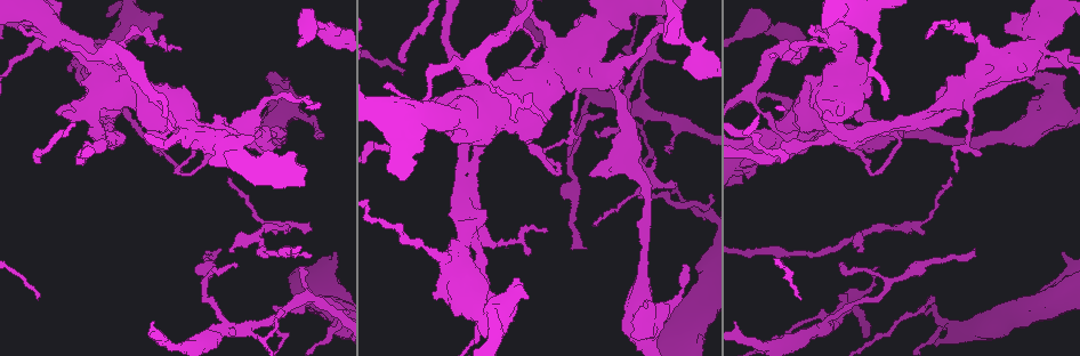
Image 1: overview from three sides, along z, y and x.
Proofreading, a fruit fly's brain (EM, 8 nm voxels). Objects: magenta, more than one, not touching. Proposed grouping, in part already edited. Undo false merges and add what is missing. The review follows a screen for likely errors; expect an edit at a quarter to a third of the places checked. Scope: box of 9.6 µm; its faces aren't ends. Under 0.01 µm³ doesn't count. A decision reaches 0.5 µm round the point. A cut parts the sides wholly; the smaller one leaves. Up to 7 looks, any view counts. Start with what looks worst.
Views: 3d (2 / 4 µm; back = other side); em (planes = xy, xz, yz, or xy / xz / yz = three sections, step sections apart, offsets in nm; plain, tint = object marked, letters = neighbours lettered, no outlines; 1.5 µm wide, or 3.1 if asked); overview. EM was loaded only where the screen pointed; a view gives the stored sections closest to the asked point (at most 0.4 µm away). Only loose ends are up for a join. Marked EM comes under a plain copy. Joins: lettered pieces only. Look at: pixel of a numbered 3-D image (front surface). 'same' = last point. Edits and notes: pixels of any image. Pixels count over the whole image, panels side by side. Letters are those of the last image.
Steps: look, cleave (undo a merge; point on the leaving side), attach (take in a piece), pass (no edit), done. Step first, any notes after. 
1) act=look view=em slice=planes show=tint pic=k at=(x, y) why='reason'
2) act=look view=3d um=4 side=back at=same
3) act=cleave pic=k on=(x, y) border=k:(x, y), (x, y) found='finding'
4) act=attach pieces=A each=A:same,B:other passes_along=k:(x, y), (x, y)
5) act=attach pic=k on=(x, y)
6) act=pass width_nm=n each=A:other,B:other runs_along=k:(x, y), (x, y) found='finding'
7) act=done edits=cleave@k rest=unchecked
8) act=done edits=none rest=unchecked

act=look view=3d um=2 pic=1 at=(148, 17)

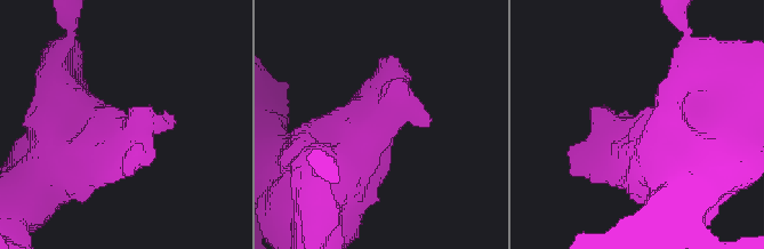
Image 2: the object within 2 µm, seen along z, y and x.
act=look view=em slice=planes show=tint pic=2 at=(384, 126) why='now the EM'

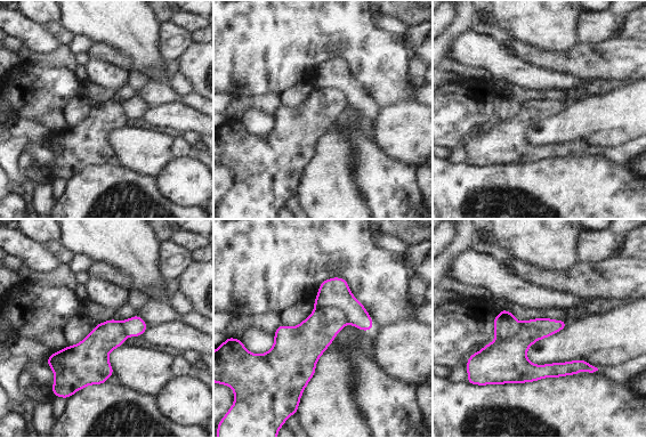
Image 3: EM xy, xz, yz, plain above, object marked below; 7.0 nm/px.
act=look view=em slice=planes show=letters at=same

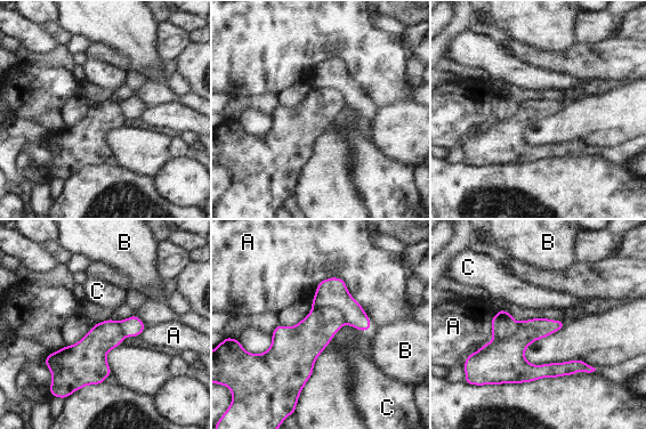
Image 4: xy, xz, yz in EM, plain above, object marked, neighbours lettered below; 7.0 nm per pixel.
act=cleave pic=4 on=(332, 292) each=A:other,B:other,C:other border=4:(313, 306), (334, 307), (346, 322) found='two neurons meet here'

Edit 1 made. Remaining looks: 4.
act=look view=overview

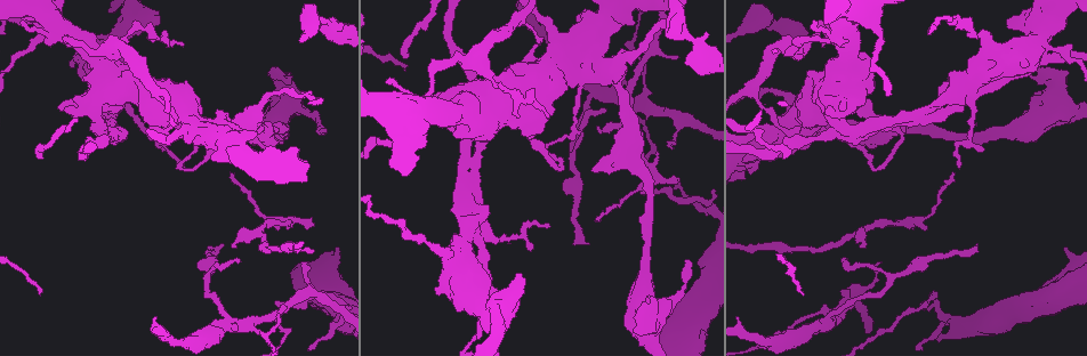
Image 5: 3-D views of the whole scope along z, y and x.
act=look view=3d um=4 pic=5 at=(633, 23) why='an open end'

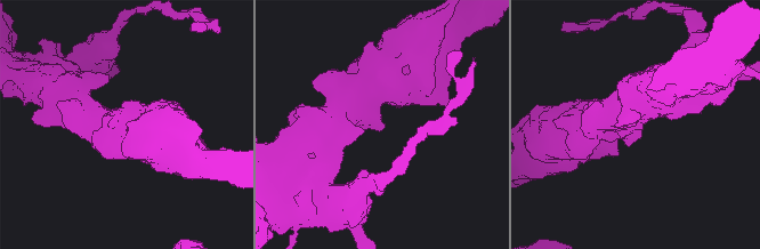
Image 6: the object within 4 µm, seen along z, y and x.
act=look view=em slice=planes show=letters pic=6 at=(382, 126)

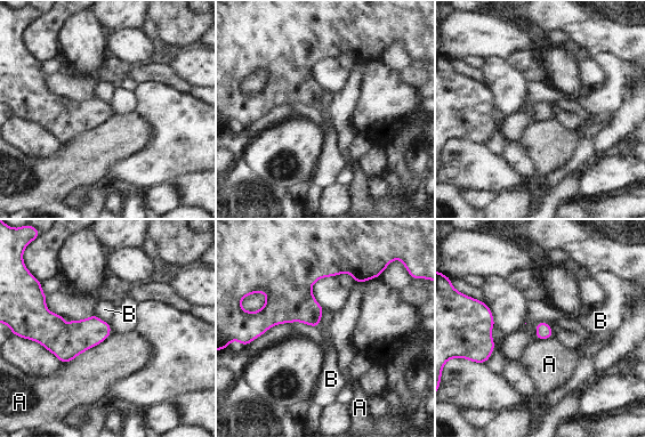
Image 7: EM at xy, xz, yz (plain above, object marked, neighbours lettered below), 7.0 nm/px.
act=pass longest_contact=A:400nm each=A:other,B:other border=7:(324, 310), (316, 328) found='no lettered piece goes on from it'

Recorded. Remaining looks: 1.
act=done edits=cleave@4 rest=unchecked

